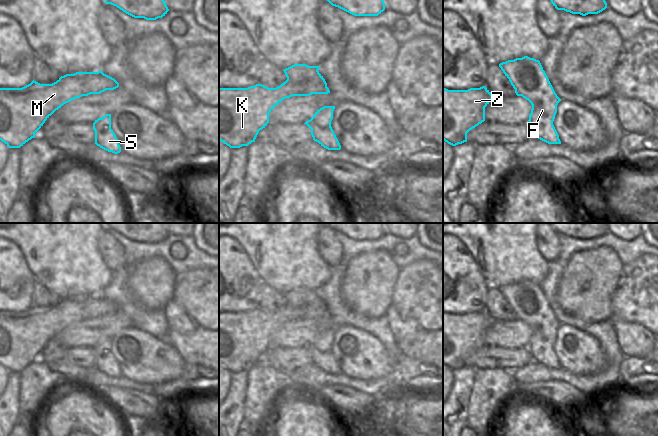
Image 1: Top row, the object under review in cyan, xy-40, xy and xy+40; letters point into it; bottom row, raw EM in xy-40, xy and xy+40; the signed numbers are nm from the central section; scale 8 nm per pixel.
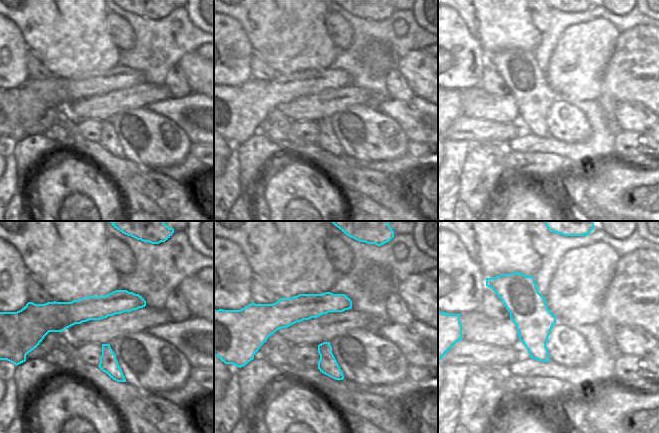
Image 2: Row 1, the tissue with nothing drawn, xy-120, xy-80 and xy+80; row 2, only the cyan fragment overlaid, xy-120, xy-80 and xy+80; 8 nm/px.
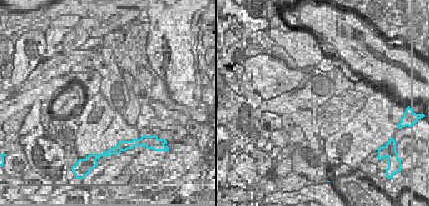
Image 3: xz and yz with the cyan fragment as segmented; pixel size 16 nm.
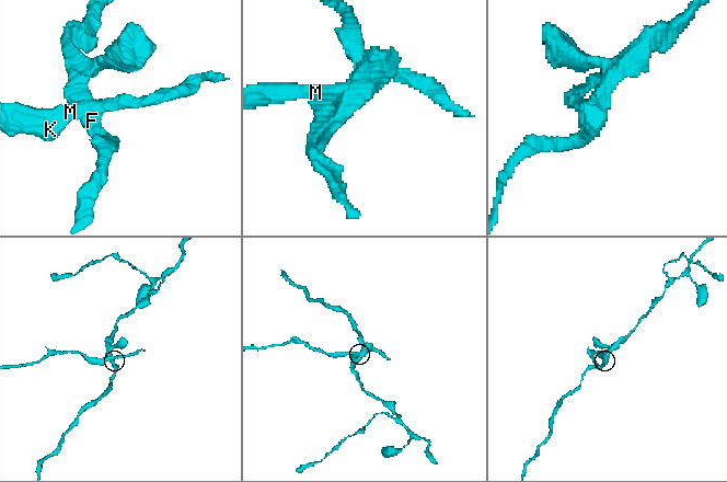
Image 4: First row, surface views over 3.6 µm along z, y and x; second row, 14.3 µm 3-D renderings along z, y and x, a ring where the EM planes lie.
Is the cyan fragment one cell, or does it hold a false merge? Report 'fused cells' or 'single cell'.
fused cells

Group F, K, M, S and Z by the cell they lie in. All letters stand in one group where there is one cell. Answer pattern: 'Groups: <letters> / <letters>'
Groups: F S / K M Z

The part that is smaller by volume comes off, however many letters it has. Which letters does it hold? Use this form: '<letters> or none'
K, M, Z

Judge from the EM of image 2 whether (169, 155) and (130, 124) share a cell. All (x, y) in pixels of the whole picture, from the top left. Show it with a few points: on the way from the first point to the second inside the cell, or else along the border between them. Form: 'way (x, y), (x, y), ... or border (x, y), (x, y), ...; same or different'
way (159, 145), (140, 132); same

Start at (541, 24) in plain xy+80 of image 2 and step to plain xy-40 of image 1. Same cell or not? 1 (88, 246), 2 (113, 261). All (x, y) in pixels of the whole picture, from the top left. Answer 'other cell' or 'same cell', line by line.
1: other cell
2: same cell

